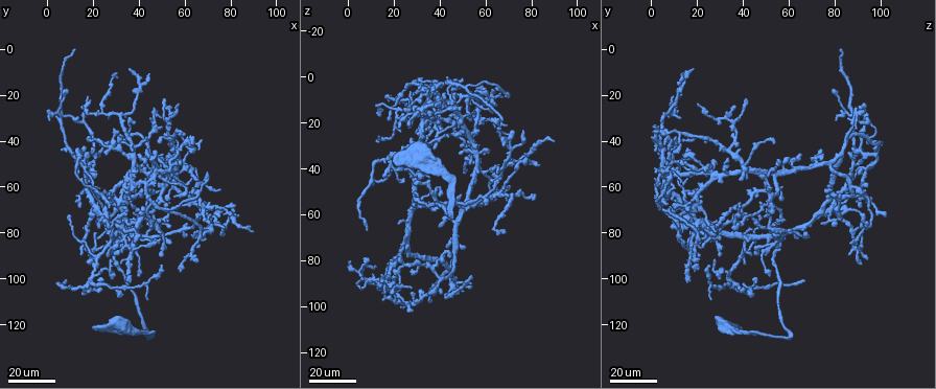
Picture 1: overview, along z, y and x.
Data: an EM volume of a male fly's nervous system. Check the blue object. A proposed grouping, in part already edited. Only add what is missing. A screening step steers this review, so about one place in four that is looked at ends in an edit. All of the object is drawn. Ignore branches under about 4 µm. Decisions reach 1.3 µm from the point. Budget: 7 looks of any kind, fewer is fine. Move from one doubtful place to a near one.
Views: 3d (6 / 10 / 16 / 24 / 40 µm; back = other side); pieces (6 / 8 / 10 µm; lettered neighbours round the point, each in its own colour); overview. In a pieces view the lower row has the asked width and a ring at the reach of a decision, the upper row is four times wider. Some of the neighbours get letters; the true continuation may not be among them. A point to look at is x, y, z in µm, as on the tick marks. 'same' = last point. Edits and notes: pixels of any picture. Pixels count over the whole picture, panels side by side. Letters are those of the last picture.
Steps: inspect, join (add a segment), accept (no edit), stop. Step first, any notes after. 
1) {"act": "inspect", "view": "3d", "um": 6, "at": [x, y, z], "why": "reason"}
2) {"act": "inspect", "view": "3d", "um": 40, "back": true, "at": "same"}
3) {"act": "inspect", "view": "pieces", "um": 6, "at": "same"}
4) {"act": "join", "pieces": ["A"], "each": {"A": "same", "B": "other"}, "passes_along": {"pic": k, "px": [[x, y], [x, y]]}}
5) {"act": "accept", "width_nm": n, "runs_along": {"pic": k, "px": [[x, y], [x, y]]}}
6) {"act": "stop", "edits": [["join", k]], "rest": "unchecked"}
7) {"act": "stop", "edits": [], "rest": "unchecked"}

{"act": "inspect", "view": "3d", "um": 40, "at": [27, 66, 7], "why": "free end"}

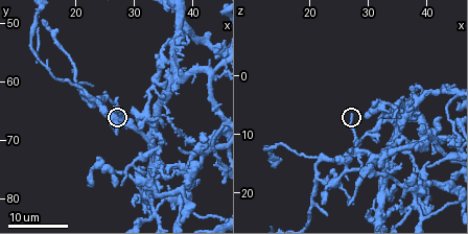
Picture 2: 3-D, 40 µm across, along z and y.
{"act": "inspect", "view": "pieces", "um": 10, "at": [27.0, 65.0, 7.0]}

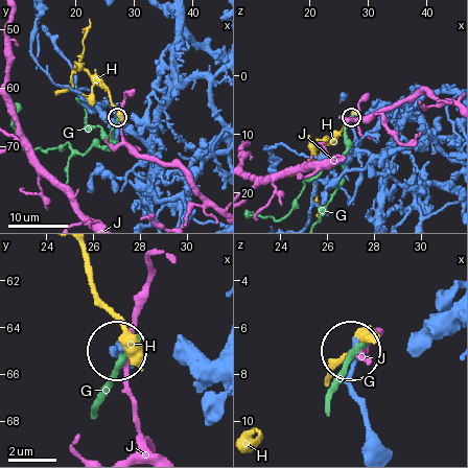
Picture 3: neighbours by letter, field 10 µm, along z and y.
{"act": "accept", "each": {"G": "other", "H": "other", "J": "other"}, "found": "no lettered segment goes on from it"}

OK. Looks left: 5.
{"act": "inspect", "view": "3d", "um": 16, "at": [22.5, 60.5, 23.5], "why": "branch stops here"}

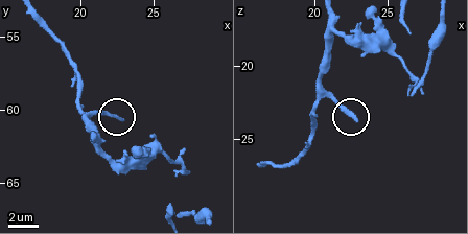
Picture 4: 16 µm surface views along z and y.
{"act": "inspect", "view": "pieces", "um": 6, "at": [22.8, 60.8, 23.8]}

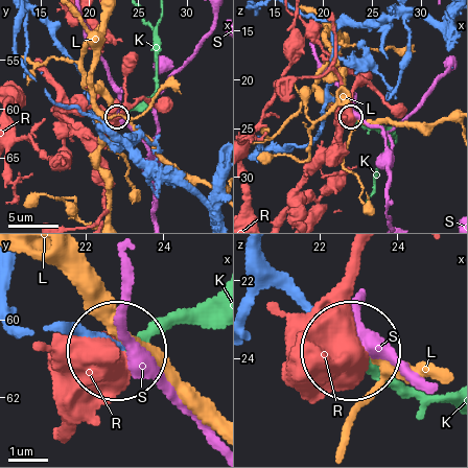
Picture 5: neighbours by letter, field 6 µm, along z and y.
{"act": "accept", "each": {"K": "other", "L": "other", "R": "other", "S": "other"}, "found": "none of them fits"}

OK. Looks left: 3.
{"act": "inspect", "view": "3d", "um": 24, "at": [11, 0, 83], "why": "an open end"}

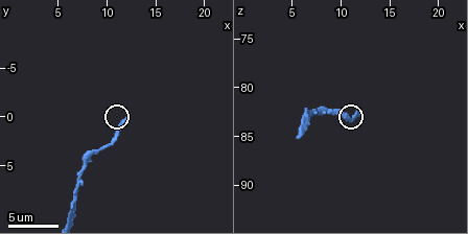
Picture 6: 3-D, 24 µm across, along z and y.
{"act": "inspect", "view": "pieces", "um": 6, "at": [11.6, 0.4, 82.4]}

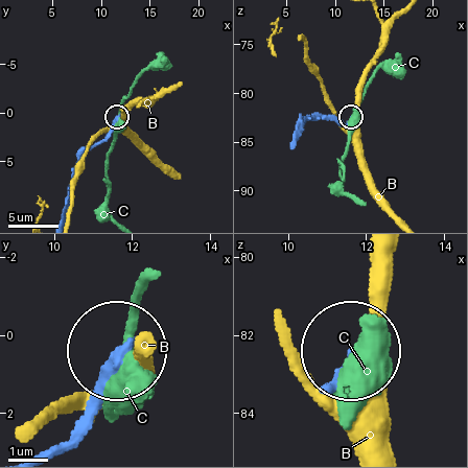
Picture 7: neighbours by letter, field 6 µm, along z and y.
{"act": "accept", "each": {"B": "other", "C": "other"}, "runs_along": {"pic": 7, "px": [[64, 445], [114, 358]]}, "found": "none of them fits"}

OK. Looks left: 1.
{"act": "stop", "edits": [], "rest": "unchecked"}

